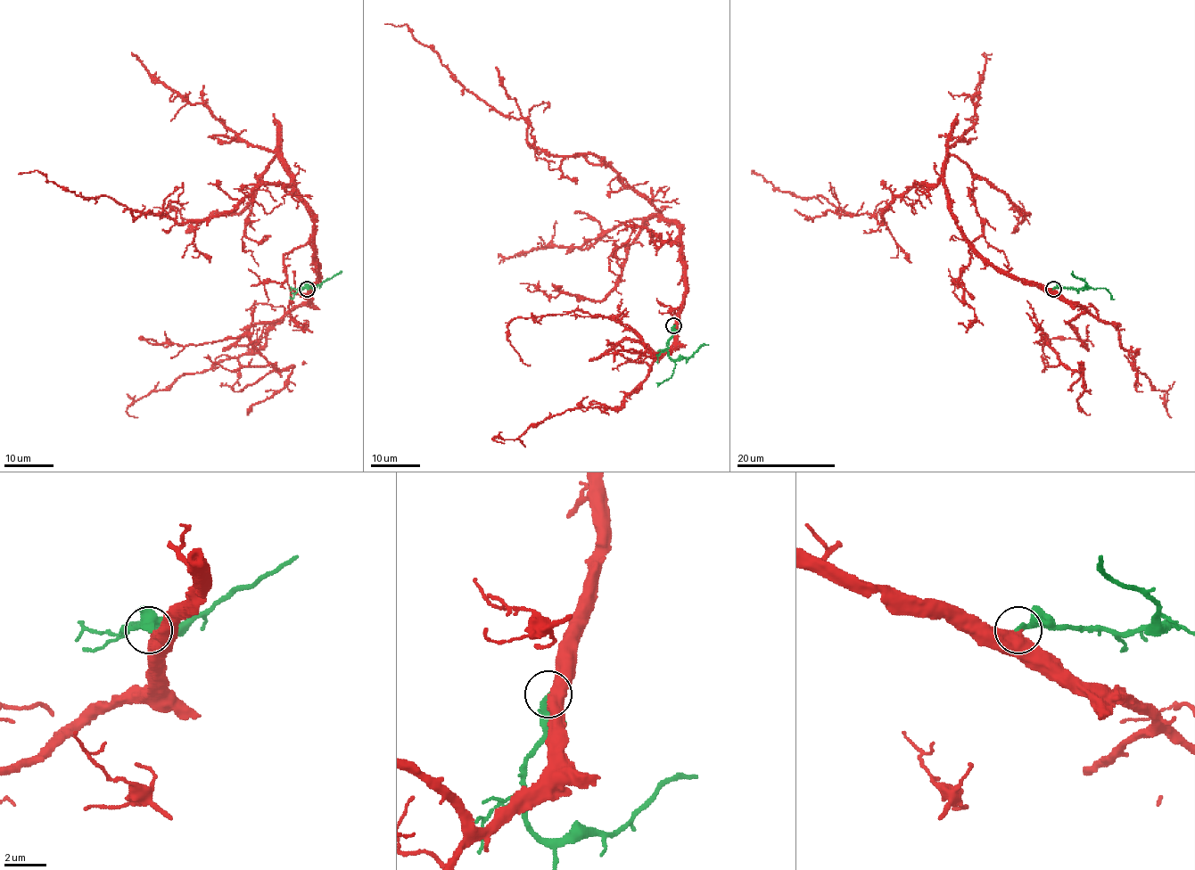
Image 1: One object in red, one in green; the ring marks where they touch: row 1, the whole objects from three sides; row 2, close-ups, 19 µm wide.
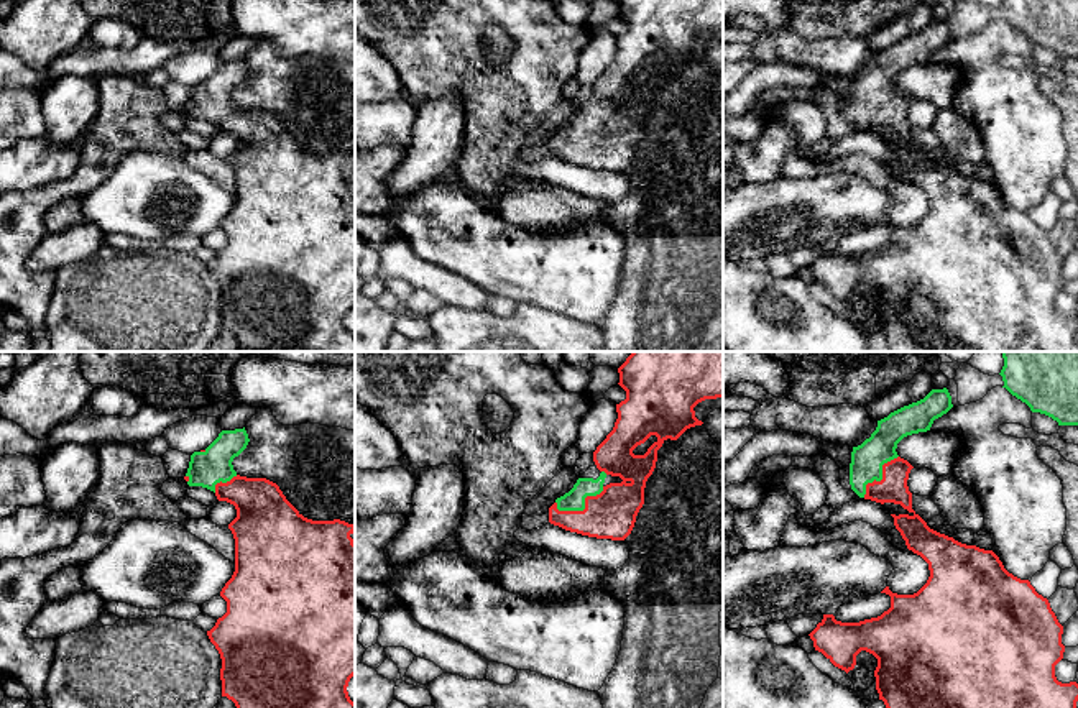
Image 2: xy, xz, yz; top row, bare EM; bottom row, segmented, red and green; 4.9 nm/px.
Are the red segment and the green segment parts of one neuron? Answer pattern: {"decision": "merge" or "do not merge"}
{"decision": "merge"}

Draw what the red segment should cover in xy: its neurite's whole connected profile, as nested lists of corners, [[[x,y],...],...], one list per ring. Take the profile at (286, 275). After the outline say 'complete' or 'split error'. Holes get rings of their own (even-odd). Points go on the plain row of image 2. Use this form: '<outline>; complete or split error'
[[[245,59],[222,62],[205,82],[191,87],[184,108],[189,118],[207,120],[237,141],[237,149],[228,156],[235,171],[235,204],[220,223],[227,245],[207,263],[222,291],[222,329],[232,332],[237,345],[248,352],[355,352],[355,335],[347,324],[355,307],[355,174],[350,169],[355,158],[340,151],[307,151],[276,115],[240,108],[232,94],[248,74]]]; split error

